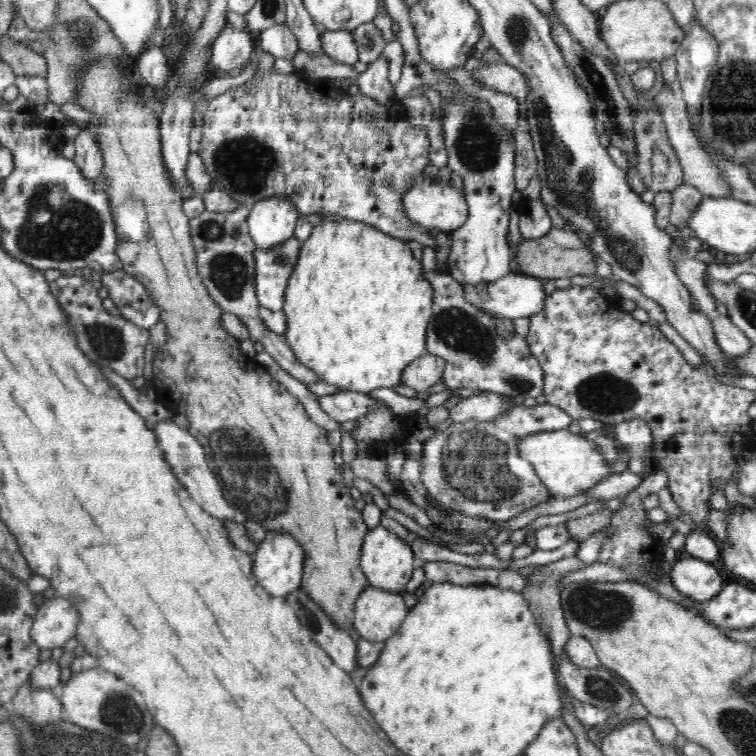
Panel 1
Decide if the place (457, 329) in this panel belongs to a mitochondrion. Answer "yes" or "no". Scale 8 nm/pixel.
yes

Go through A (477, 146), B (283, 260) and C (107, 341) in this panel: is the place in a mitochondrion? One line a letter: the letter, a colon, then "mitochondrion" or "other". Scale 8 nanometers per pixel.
A: mitochondrion
B: mitochondrion
C: mitochondrion

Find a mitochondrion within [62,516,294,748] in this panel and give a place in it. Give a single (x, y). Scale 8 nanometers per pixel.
(119, 712)

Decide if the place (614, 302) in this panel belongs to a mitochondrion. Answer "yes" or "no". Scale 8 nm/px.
no

